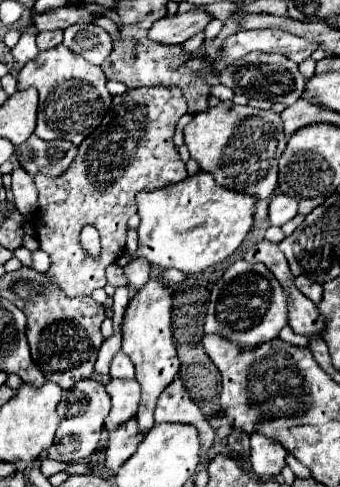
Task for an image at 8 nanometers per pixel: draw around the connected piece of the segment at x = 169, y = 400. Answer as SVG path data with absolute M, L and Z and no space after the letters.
M177 376L169 388L163 390L157 408L155 408L155 422L183 422L183 424L191 424L199 430L203 442L201 442L201 458L207 456L207 450L213 444L213 436L215 430L211 428L211 424L205 420L205 416L201 414L199 406L189 398L183 380Z

